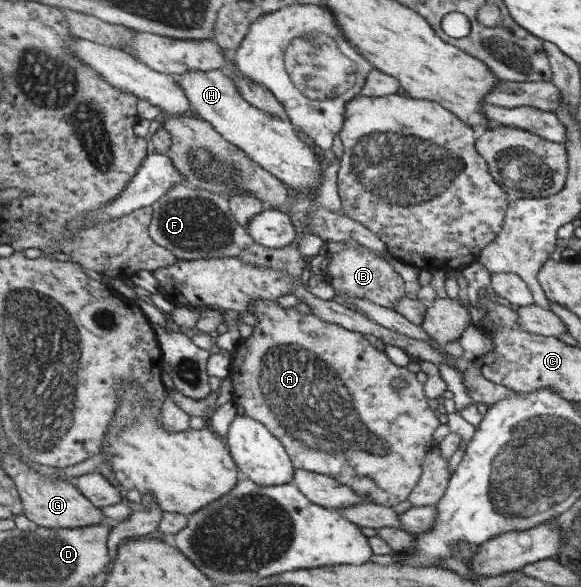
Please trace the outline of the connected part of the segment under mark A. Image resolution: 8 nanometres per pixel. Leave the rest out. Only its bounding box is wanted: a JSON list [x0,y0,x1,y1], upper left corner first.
[228,298,441,507]

